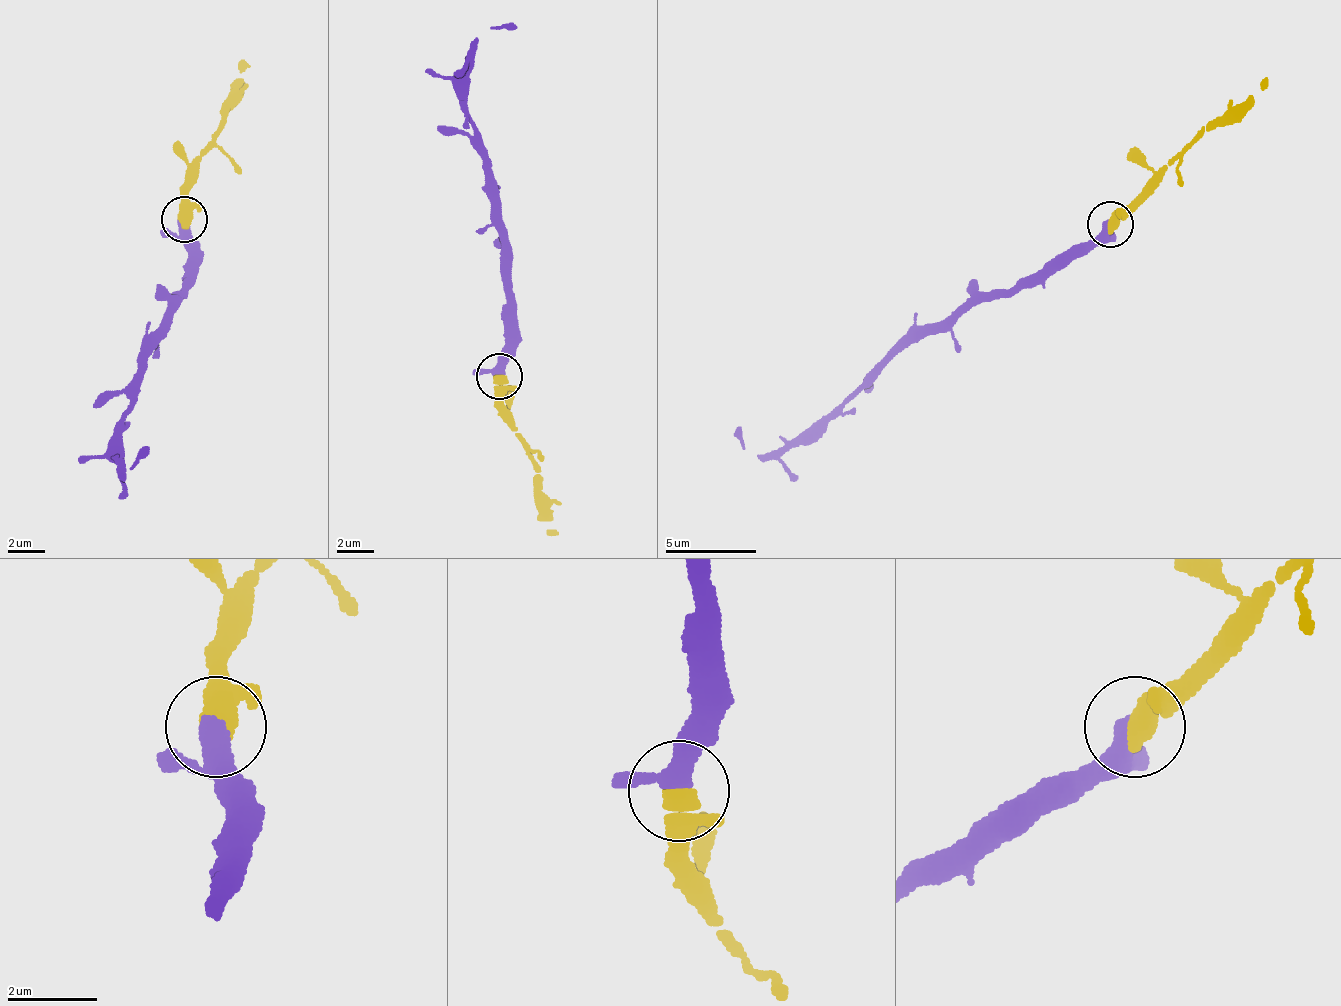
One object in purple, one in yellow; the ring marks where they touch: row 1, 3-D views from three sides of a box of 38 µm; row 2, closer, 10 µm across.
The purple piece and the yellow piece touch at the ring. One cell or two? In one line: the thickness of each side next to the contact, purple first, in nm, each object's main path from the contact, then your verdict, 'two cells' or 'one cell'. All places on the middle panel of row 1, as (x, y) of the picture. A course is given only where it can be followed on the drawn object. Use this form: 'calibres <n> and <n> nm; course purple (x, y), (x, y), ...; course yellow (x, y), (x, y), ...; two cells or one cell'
calibres 360 and 550 nm; course purple (498, 375), (512, 345), (505, 252), (462, 77), (479, 38), (515, 23); course yellow (498, 375), (513, 435), (525, 444), (548, 535); one cell

